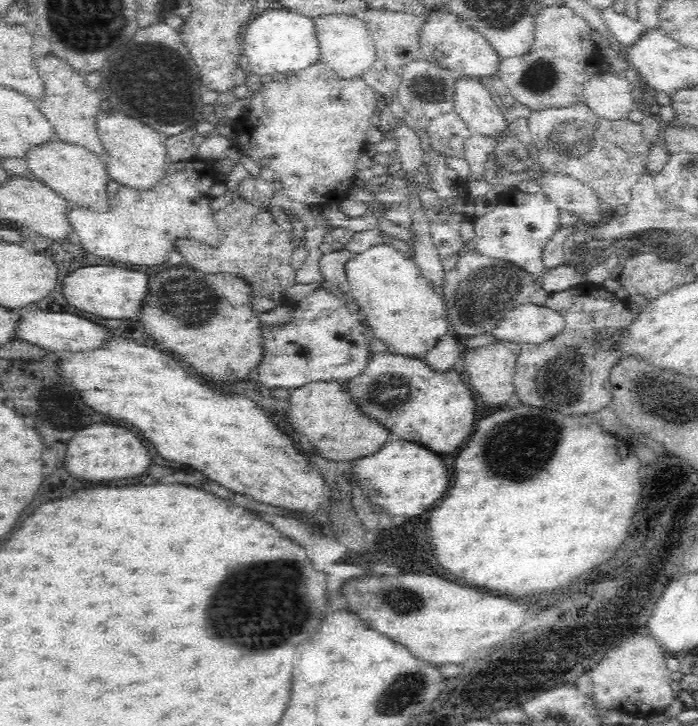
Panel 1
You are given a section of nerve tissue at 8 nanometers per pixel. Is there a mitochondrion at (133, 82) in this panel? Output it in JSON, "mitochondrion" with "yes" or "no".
{"mitochondrion":"yes"}

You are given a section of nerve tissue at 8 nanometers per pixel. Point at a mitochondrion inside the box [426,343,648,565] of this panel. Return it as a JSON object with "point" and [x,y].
{"point":[516,445]}

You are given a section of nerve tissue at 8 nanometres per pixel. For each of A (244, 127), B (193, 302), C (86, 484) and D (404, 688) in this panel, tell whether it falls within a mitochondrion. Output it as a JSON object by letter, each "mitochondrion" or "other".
{"A":"other","B":"mitochondrion","C":"other","D":"mitochondrion"}

